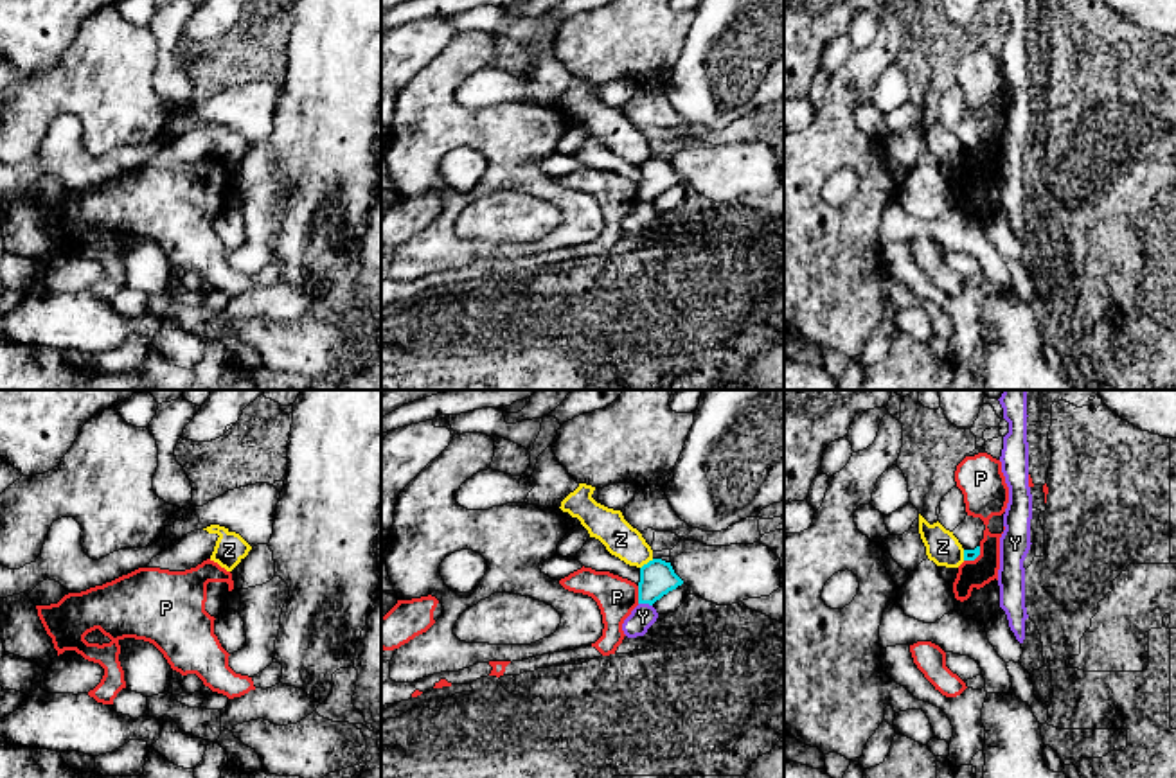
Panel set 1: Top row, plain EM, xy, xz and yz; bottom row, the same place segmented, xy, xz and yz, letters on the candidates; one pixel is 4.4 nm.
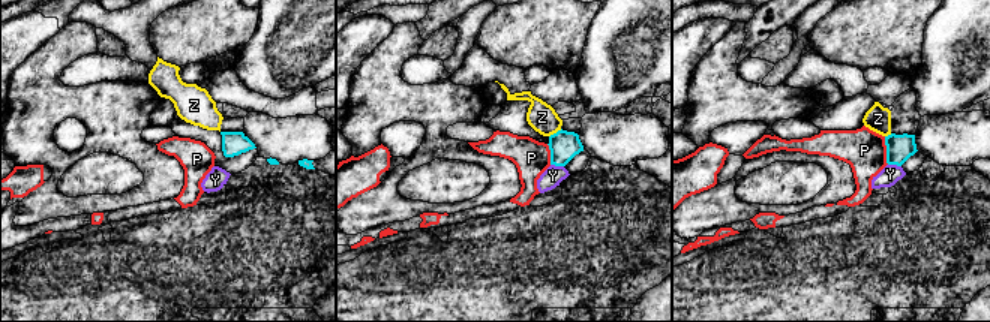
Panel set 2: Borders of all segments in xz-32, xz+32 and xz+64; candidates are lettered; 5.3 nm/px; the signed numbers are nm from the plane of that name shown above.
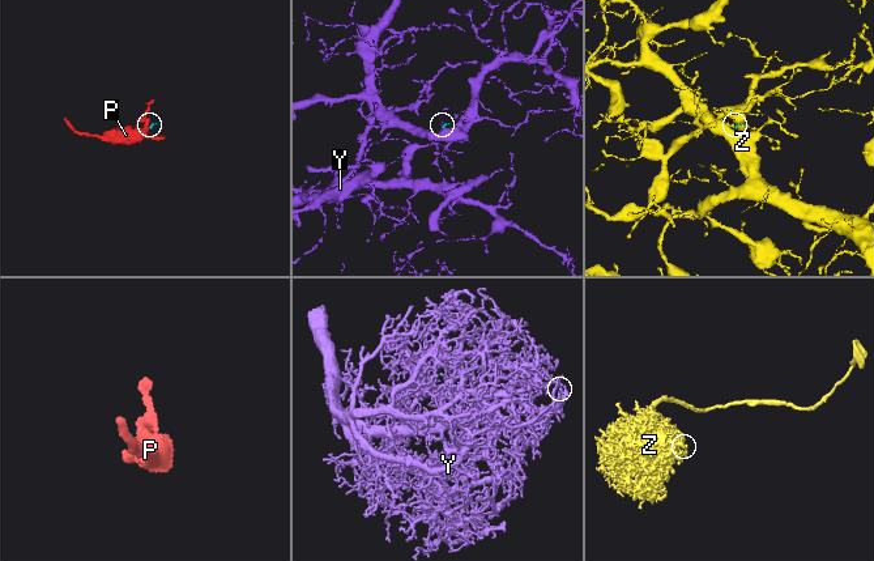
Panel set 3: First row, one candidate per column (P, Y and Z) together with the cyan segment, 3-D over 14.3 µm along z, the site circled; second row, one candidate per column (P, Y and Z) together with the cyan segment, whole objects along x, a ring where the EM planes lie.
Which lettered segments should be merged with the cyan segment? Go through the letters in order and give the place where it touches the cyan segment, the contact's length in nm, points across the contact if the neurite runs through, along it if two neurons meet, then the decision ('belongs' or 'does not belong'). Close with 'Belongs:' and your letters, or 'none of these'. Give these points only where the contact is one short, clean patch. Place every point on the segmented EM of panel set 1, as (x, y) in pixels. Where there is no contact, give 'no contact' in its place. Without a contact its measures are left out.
P: contact xz (639, 595); length 80 nm; border xz (637, 586), (639, 602); does not belong
Y: contact xz (646, 602); length 70 nm; border xz (639, 602), (651, 606); does not belong
Z: contact xz (648, 563); length 80 nm; border xz (653, 559), (641, 568); does not belong
Belongs: none of these

